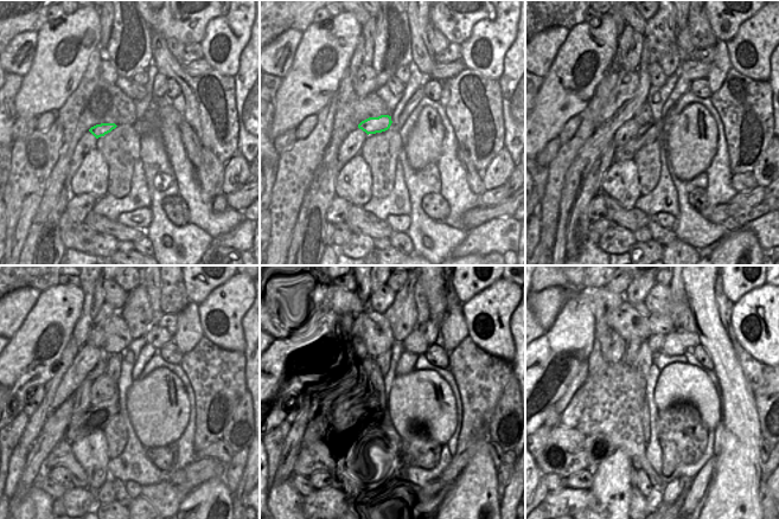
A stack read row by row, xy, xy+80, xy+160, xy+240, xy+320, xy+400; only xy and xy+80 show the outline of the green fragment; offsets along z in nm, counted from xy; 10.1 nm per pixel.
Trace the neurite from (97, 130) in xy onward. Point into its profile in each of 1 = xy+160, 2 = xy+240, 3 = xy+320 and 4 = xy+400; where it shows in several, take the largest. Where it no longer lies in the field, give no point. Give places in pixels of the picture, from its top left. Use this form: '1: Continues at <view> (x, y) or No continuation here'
1: Continues at xy+160 (643, 116)
2: Continues at xy+240 (113, 370)
3: Continues at xy+320 (382, 360)
4: Continues at xy+400 (655, 341).

